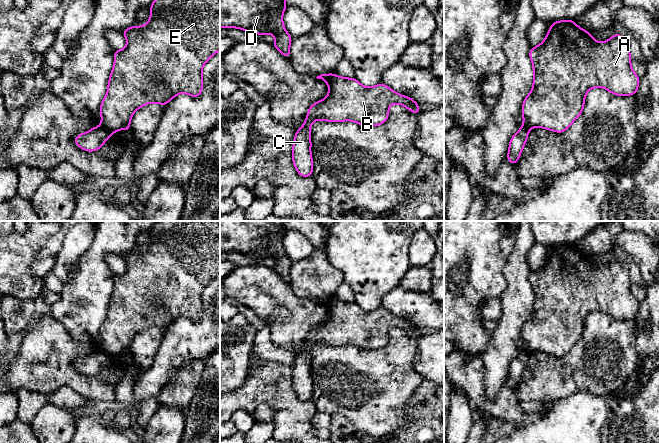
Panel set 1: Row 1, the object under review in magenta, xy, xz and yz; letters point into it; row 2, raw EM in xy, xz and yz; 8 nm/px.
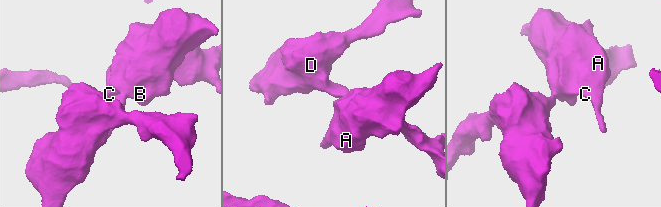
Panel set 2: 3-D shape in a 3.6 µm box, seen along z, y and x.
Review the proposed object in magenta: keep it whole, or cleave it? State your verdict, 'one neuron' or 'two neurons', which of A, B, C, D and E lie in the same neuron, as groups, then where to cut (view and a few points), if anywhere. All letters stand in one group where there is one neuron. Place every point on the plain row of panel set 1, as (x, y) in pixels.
two neurons; A B C E / D; cut in xy along (101, 348), (113, 356)

